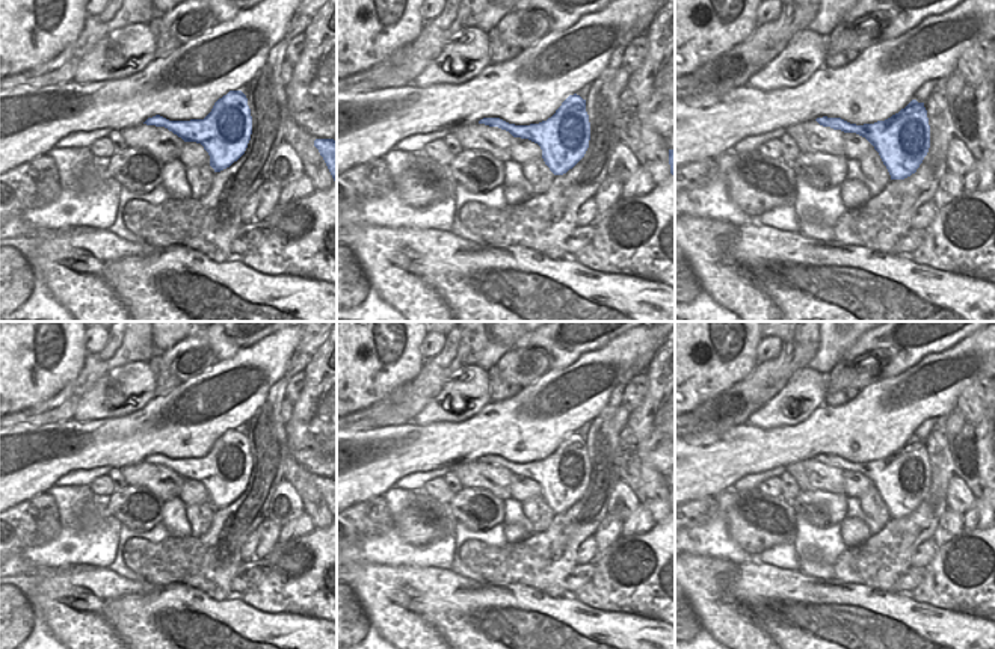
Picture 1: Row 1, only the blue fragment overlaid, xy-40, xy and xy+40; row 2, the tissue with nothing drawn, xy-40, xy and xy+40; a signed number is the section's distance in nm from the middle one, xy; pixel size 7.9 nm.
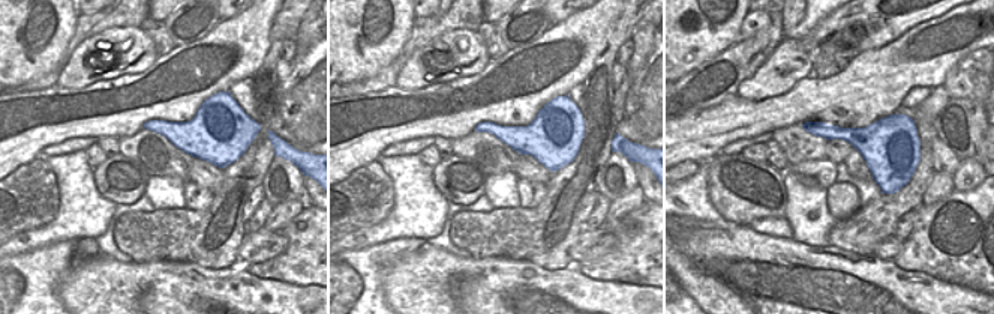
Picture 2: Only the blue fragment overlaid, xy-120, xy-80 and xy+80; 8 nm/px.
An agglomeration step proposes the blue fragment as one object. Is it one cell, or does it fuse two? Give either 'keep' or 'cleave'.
keep

